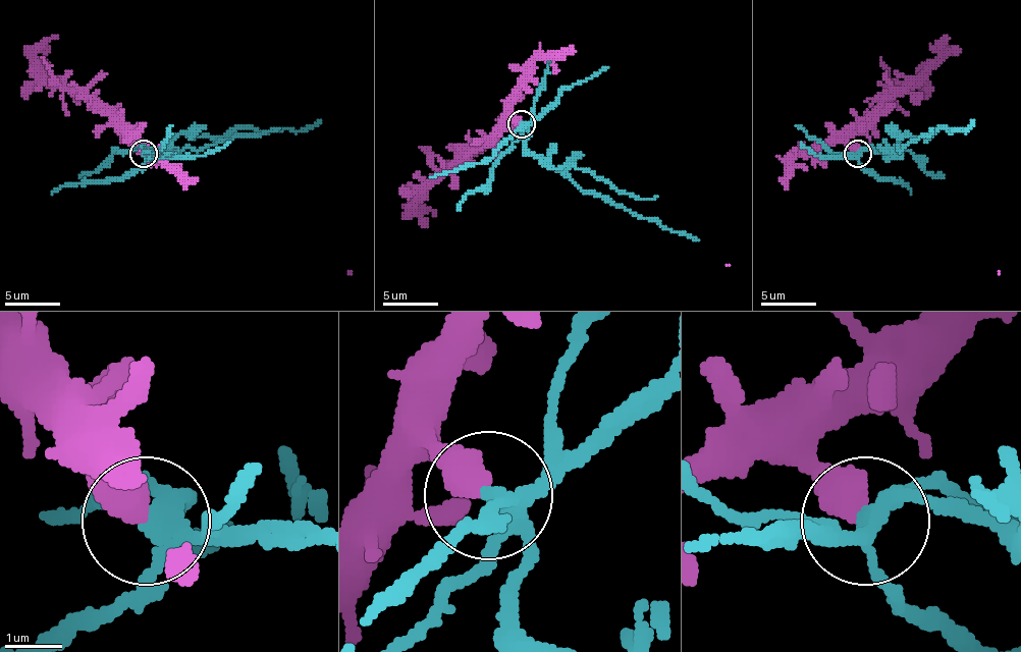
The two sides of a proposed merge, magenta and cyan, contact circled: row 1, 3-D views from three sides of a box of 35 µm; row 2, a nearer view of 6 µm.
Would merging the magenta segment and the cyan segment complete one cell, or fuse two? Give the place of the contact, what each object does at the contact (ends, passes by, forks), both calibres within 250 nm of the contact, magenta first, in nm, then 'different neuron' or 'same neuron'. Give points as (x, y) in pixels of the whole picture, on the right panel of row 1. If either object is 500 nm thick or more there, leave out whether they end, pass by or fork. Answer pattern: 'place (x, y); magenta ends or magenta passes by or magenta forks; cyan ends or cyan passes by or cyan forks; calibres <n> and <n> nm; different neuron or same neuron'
place (858, 154); calibres 550 and 280 nm; different neuron

